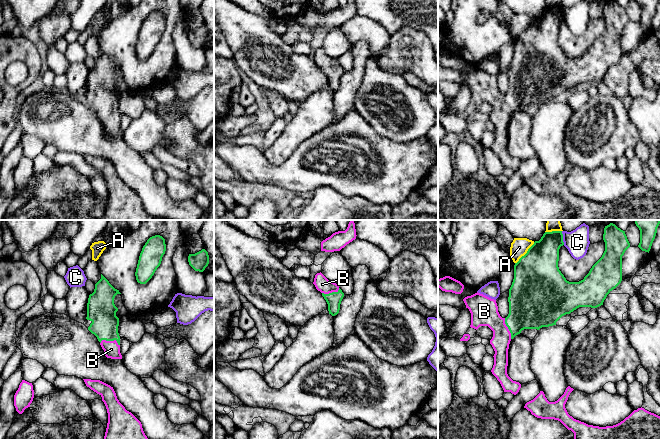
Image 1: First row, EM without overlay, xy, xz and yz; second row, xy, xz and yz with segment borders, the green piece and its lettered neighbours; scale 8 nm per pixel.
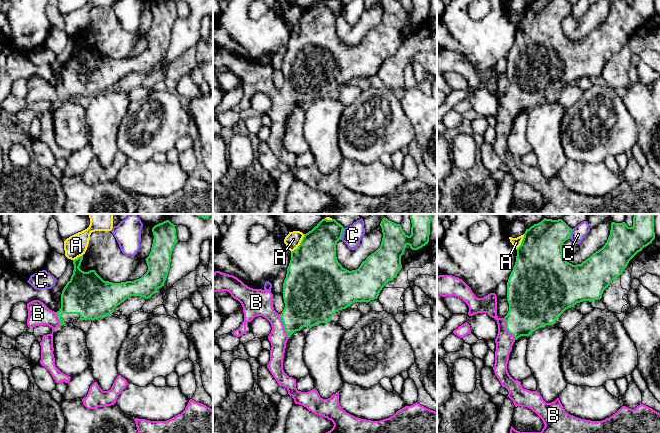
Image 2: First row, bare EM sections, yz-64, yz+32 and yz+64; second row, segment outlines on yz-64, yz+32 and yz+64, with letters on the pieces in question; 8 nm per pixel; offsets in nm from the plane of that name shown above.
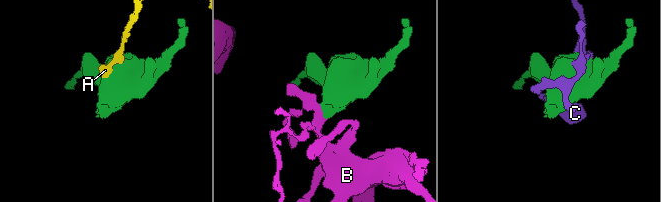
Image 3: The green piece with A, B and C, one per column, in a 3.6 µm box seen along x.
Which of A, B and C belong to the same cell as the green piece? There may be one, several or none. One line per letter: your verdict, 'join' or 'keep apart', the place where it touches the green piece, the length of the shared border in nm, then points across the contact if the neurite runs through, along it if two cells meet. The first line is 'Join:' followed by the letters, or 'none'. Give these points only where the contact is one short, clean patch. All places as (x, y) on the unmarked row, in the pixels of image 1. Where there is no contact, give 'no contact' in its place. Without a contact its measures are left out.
Join: B
A: keep apart; meets green in yz at (526, 29); contact 240 nm long; border along yz (534, 18), (515, 39)
B: join; meets green in xy at (110, 116); contact 160 nm long; runs through xy (101, 87), (110, 116), (111, 125)
C: keep apart; meets green in yz at (562, 14); contact 110 nm long

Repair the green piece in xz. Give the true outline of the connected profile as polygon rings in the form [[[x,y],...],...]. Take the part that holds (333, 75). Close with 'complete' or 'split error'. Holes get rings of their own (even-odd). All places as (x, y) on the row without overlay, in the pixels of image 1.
[[[321,48],[315,51],[313,60],[326,76],[329,90],[332,92],[337,91],[344,73],[344,69],[339,64],[338,60],[329,57]]]; split error

